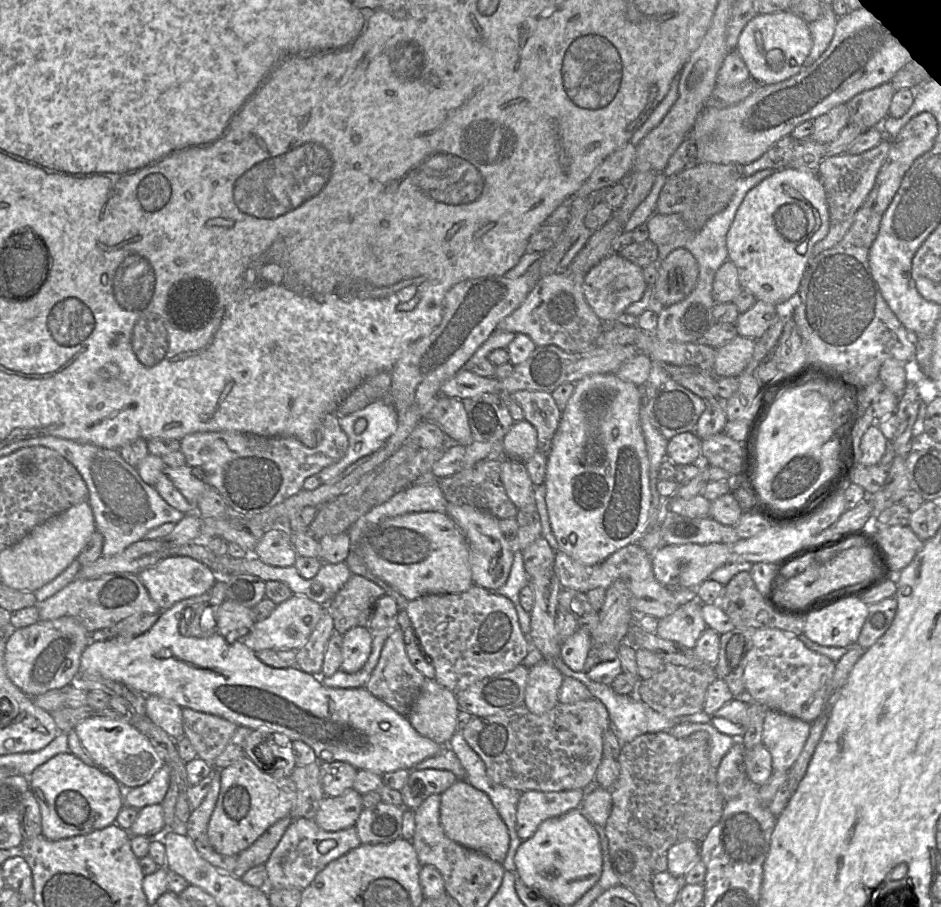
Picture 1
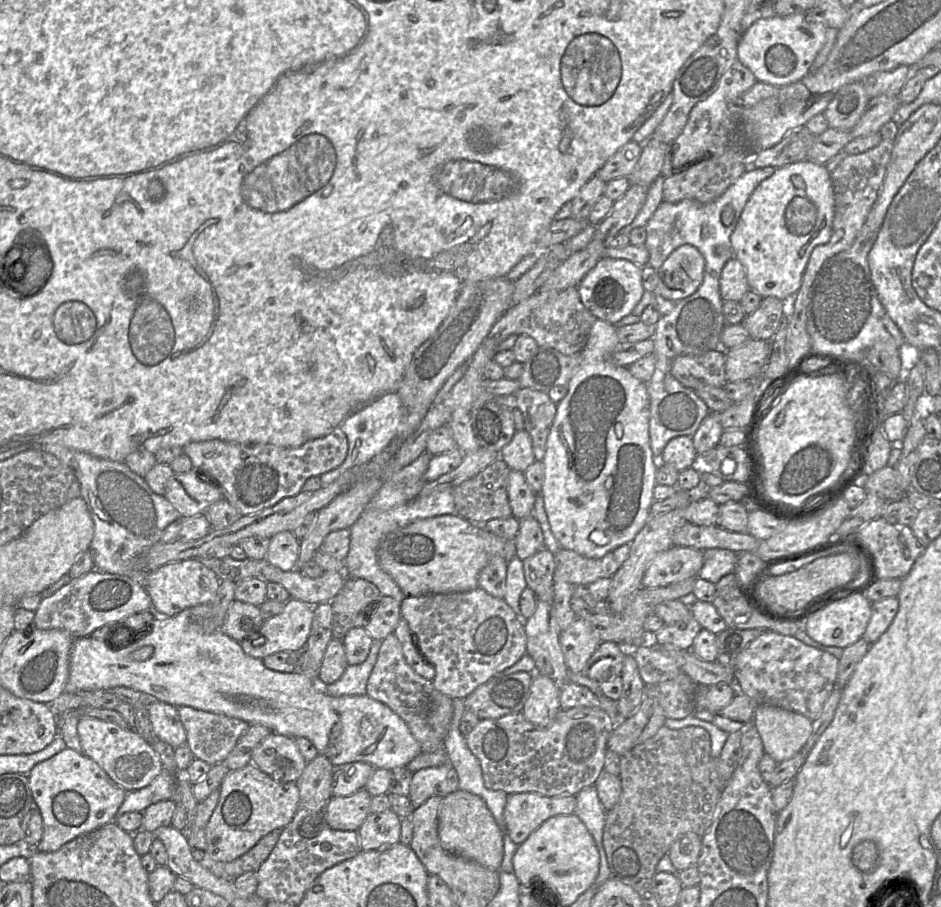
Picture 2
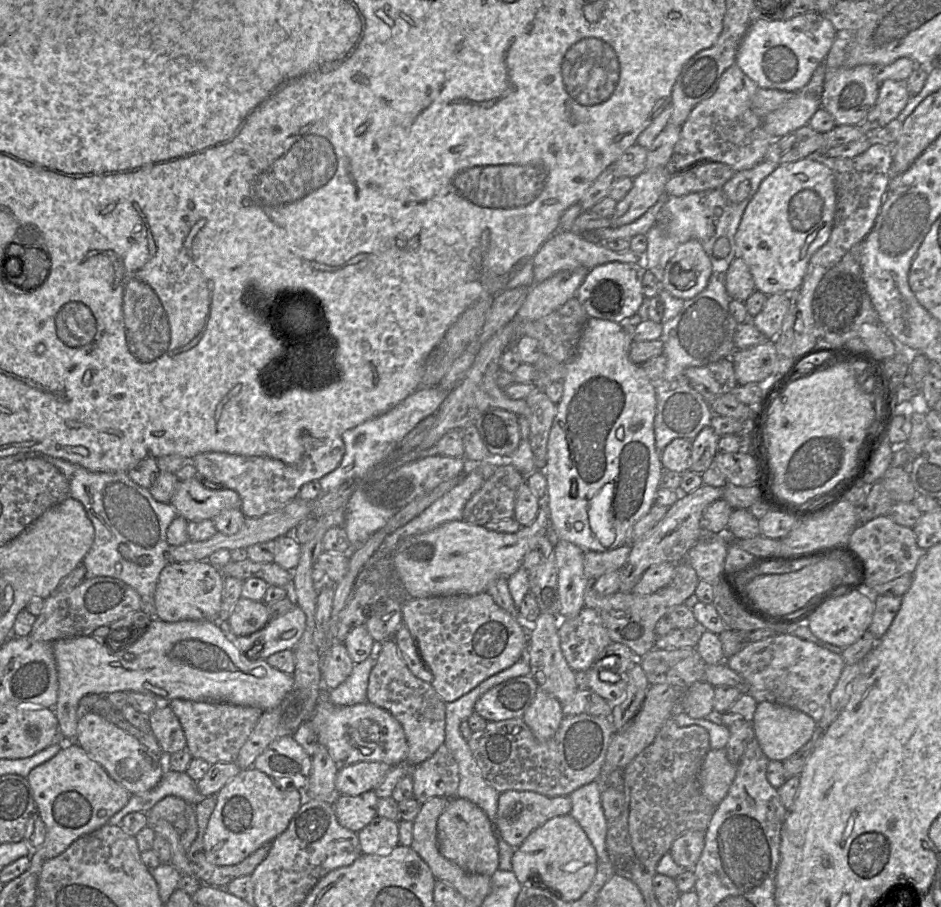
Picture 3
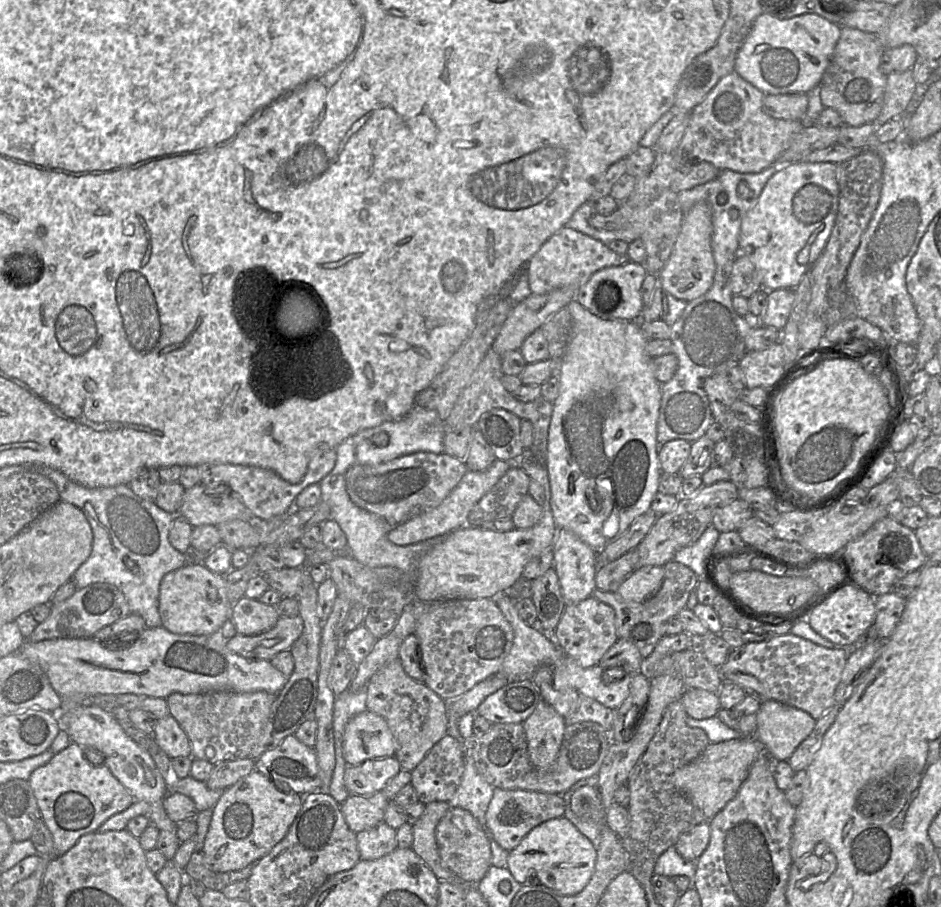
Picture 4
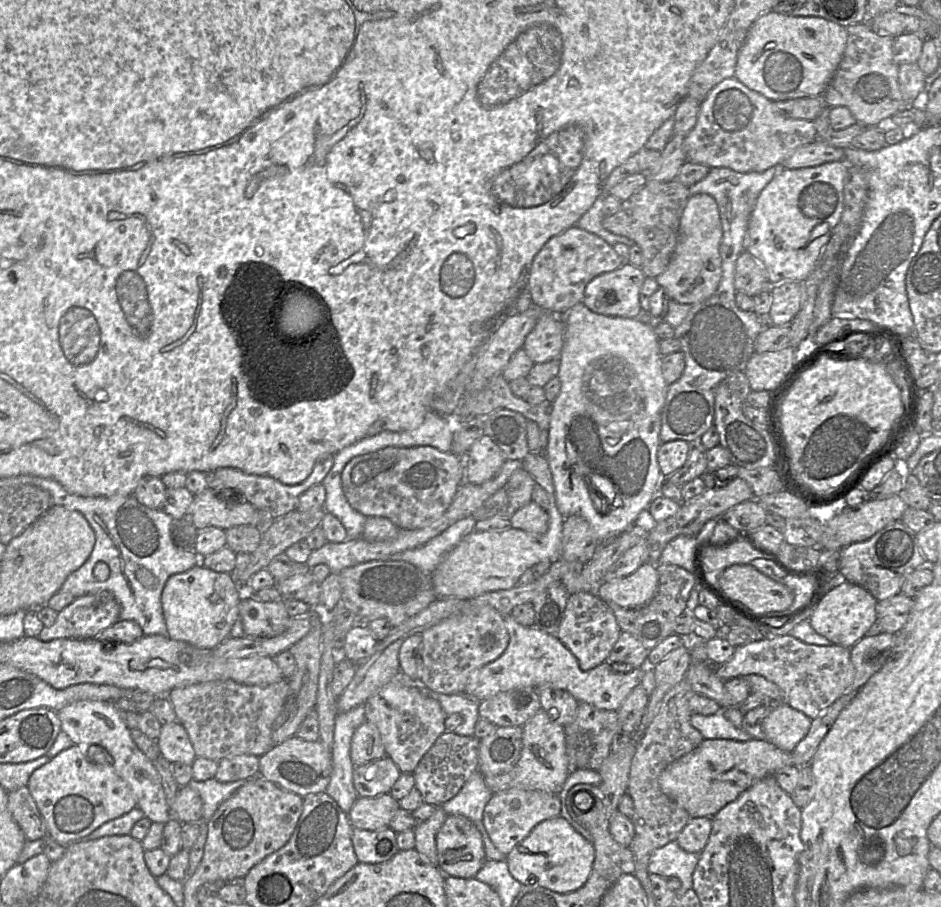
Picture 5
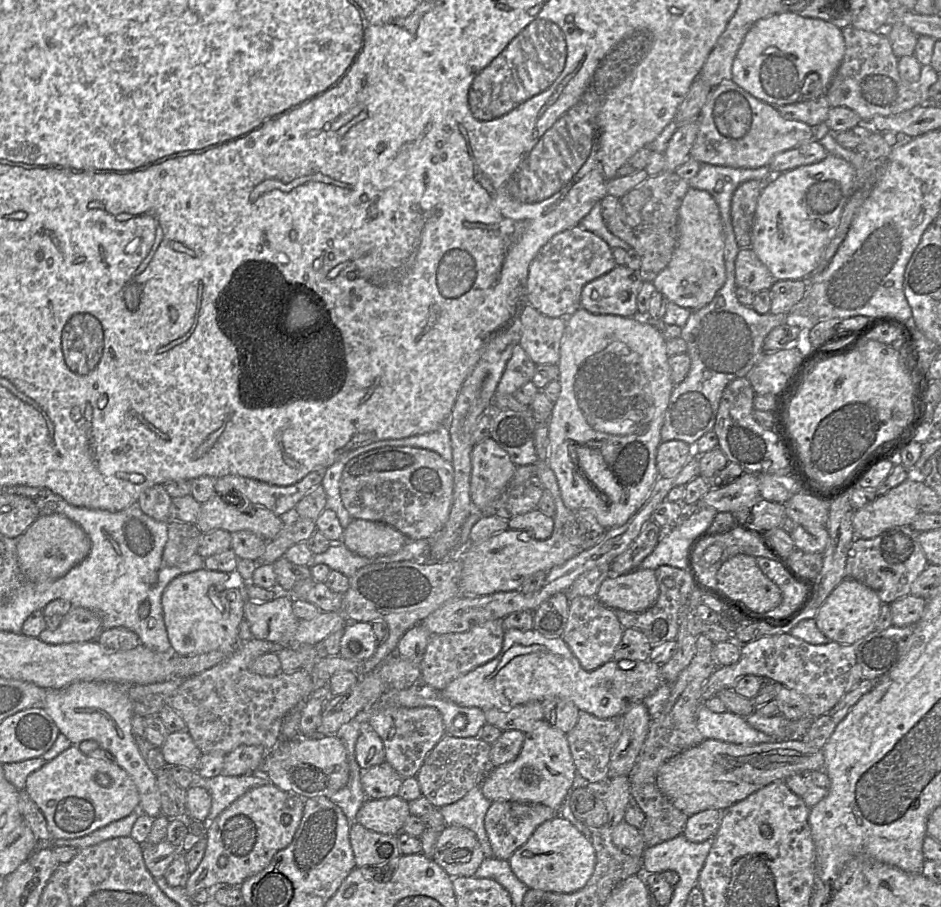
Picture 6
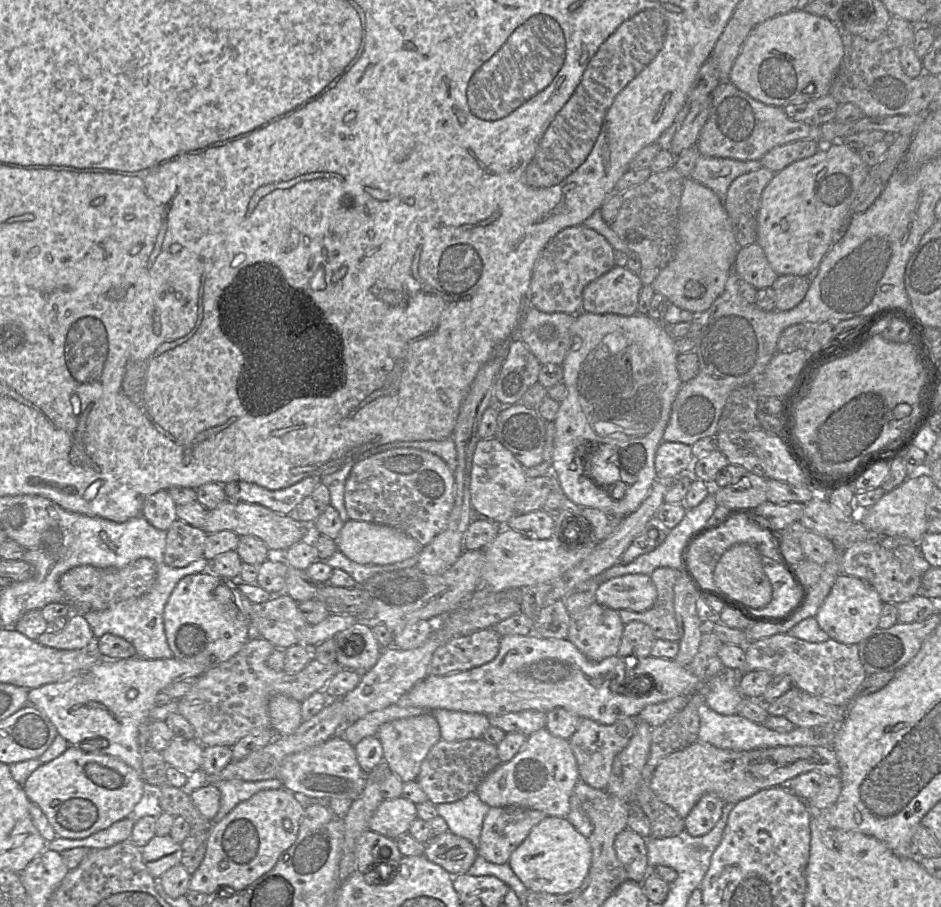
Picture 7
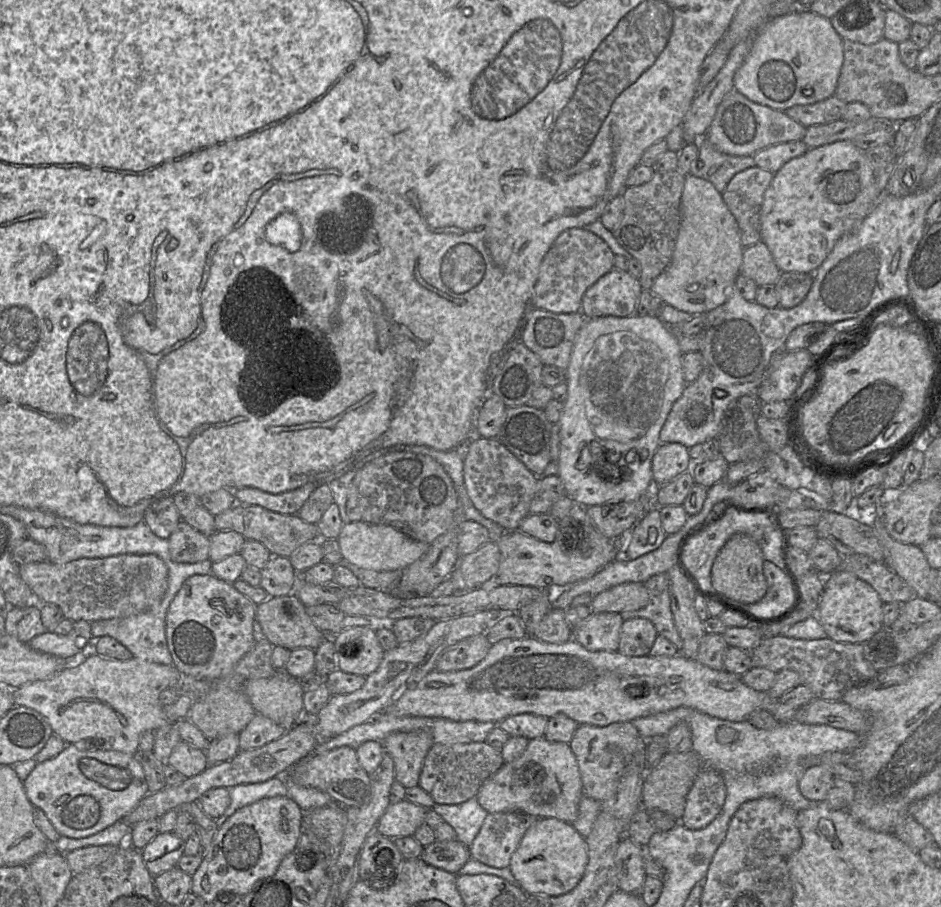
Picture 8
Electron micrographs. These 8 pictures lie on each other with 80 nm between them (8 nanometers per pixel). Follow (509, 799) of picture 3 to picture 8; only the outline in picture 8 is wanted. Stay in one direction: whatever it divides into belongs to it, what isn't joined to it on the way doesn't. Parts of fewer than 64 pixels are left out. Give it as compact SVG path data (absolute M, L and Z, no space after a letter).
M519 811L488 813L469 847L471 858L494 868L509 867L512 854L537 820Z

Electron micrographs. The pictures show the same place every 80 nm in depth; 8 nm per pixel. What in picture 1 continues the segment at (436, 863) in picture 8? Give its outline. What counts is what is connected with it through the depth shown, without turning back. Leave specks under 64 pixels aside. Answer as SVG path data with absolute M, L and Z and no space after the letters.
M457 780L441 794L440 822L446 836L454 842L478 851L493 861L504 861L510 841L507 826L489 797L467 781Z

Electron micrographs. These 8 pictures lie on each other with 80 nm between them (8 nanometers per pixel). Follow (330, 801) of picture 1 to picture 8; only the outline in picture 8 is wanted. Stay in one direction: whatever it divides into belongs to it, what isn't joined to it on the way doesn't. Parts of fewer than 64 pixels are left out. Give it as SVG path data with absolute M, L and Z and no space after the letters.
M406 799L390 804L379 819L376 831L391 839L413 836L416 829L425 822L427 810Z

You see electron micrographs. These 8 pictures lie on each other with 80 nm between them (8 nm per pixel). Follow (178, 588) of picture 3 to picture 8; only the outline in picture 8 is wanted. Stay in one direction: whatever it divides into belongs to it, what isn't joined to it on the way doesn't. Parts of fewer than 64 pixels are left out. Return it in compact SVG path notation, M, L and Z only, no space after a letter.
M193 575L186 579L171 601L166 615L166 639L173 665L185 678L218 680L228 675L255 645L253 623L256 604L237 591L232 583L214 576Z

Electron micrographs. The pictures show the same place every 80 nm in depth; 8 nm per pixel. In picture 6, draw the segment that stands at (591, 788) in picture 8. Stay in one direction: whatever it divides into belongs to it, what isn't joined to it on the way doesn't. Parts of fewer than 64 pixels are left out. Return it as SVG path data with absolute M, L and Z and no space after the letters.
M585 711L579 712L576 725L566 734L569 749L578 774L590 782L608 780L611 754L620 739L623 725L623 715L601 719Z

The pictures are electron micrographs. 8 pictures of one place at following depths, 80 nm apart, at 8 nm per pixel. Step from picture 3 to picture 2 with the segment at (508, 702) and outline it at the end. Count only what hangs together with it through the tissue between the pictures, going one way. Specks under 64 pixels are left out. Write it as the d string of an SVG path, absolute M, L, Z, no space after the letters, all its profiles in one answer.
M523 671L509 675L495 675L464 698L466 710L476 714L479 719L497 719L509 714L520 713L529 696L532 680L533 674Z

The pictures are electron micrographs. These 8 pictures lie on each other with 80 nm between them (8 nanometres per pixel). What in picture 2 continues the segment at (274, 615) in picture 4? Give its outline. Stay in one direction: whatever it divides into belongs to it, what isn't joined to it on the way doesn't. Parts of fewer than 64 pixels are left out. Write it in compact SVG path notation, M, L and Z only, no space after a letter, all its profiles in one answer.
M234 600L228 608L222 631L240 642L256 632L264 621L259 606Z

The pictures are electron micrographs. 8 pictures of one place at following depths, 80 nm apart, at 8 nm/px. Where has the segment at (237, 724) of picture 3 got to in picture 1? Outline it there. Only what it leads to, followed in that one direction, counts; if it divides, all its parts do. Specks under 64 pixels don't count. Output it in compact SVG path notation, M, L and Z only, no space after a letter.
M182 708L184 734L197 752L197 757L213 763L222 753L238 725L223 717L210 713Z

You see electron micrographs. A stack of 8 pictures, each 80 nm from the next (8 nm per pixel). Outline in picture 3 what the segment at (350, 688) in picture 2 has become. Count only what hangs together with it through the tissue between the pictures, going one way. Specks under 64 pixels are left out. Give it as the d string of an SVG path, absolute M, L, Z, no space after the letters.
M375 641L370 656L365 661L355 664L349 677L337 688L327 690L324 699L336 706L351 706L365 702L370 673L376 664L380 644Z

